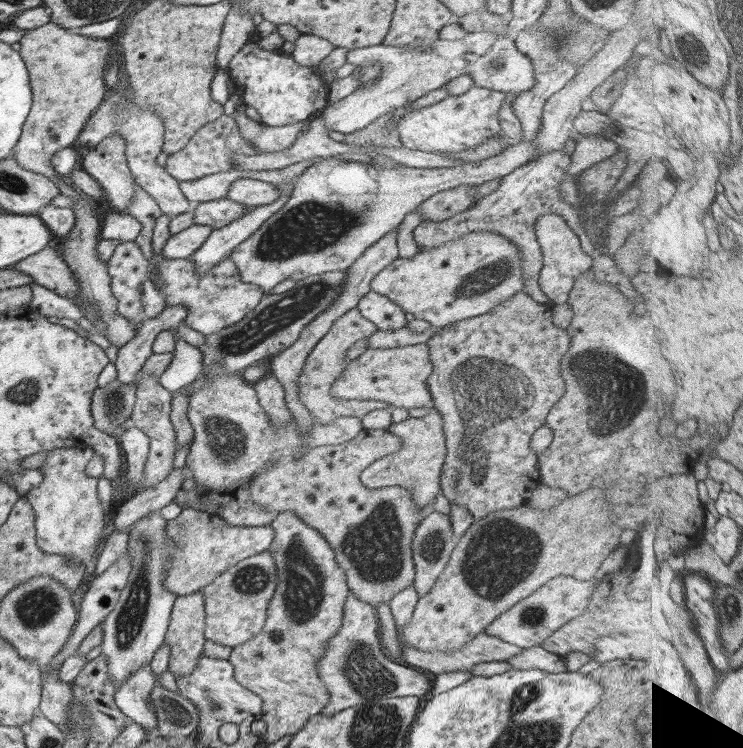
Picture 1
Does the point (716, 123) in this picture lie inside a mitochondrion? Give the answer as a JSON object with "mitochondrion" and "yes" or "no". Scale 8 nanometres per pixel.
{"mitochondrion":"no"}

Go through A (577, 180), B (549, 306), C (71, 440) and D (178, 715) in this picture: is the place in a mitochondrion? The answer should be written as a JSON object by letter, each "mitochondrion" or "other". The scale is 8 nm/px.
{"A":"other","B":"other","C":"other","D":"mitochondrion"}

